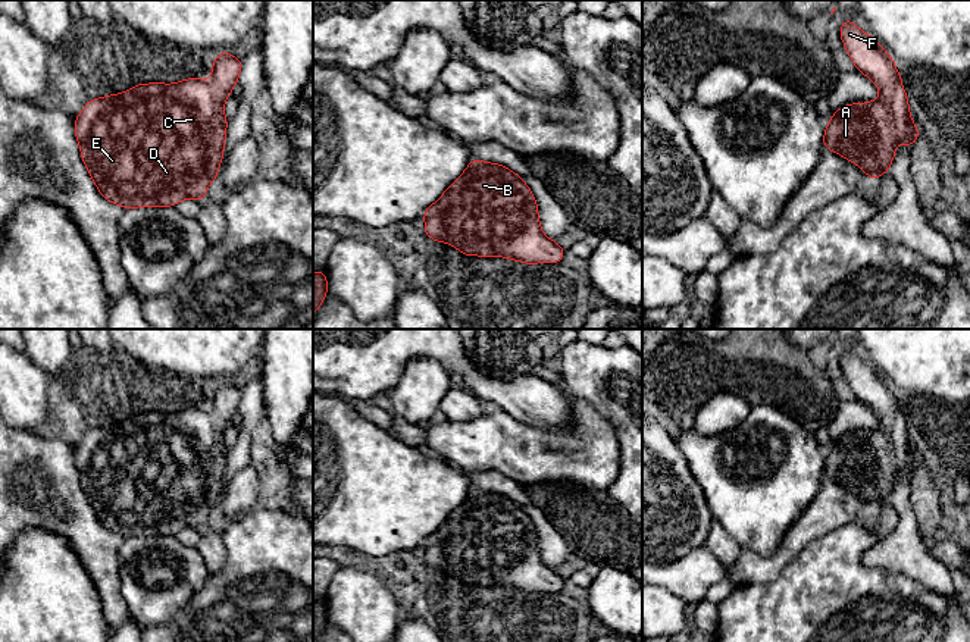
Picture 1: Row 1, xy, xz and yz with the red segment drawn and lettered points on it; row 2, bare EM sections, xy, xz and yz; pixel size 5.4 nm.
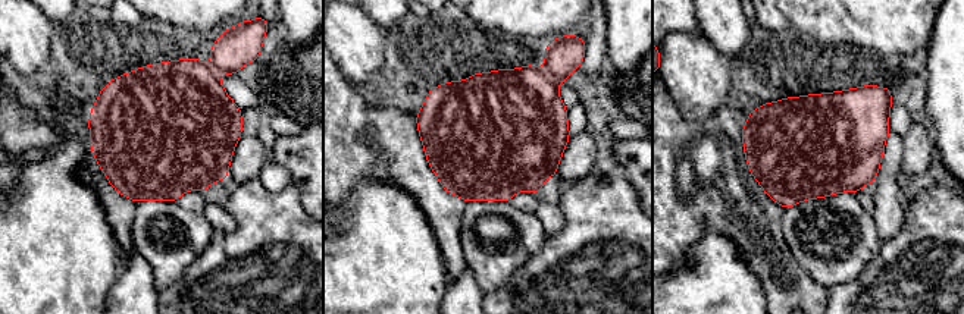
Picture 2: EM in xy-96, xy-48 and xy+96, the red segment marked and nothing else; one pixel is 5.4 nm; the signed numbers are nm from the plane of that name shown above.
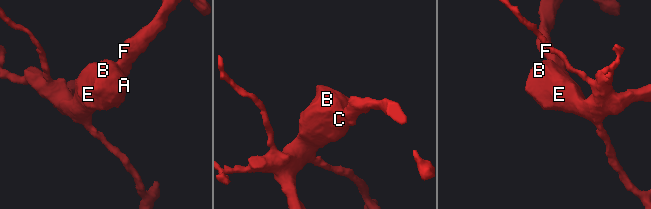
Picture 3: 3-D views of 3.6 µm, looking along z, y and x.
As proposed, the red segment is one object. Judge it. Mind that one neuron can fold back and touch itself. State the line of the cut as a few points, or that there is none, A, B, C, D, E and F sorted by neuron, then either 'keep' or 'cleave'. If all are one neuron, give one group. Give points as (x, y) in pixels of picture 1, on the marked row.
no cut | A B C D E F | keep

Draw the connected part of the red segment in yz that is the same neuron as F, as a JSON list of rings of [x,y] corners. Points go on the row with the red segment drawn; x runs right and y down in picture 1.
[[[851,19],[844,21],[839,34],[857,71],[872,79],[880,94],[876,101],[833,110],[824,128],[823,147],[860,166],[876,182],[880,173],[888,176],[895,147],[899,143],[914,147],[920,132],[889,53]]]

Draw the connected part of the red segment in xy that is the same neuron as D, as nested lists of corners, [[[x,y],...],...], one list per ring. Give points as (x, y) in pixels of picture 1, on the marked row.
[[[223,51],[216,54],[209,81],[137,84],[122,94],[90,100],[75,118],[75,137],[100,194],[123,209],[170,207],[184,198],[201,201],[223,160],[223,106],[241,68],[240,59]]]

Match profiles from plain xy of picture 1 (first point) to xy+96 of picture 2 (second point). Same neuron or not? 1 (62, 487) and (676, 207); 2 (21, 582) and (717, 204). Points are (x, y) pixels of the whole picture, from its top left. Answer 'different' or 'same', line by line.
1: same
2: different

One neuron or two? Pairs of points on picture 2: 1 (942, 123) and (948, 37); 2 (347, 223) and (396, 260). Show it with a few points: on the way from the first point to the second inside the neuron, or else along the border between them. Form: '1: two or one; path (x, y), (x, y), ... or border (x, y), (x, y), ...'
1: one; path (948, 101), (948, 59)
2: one; path (359, 235), (384, 260)

